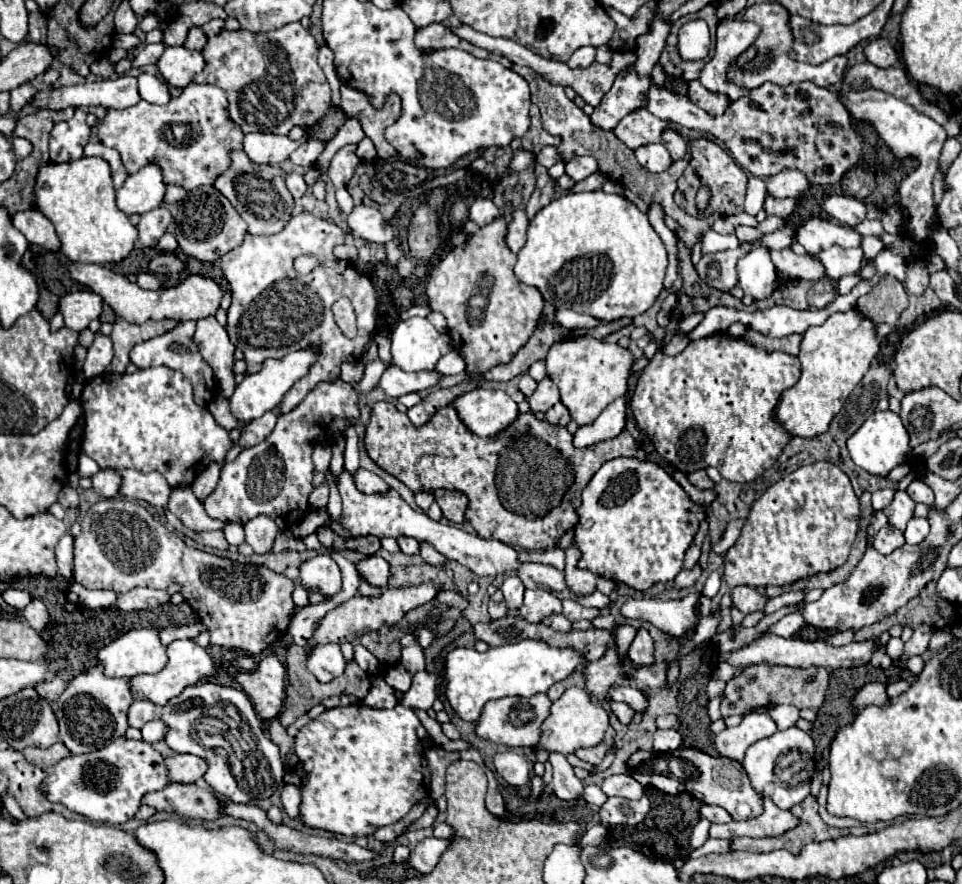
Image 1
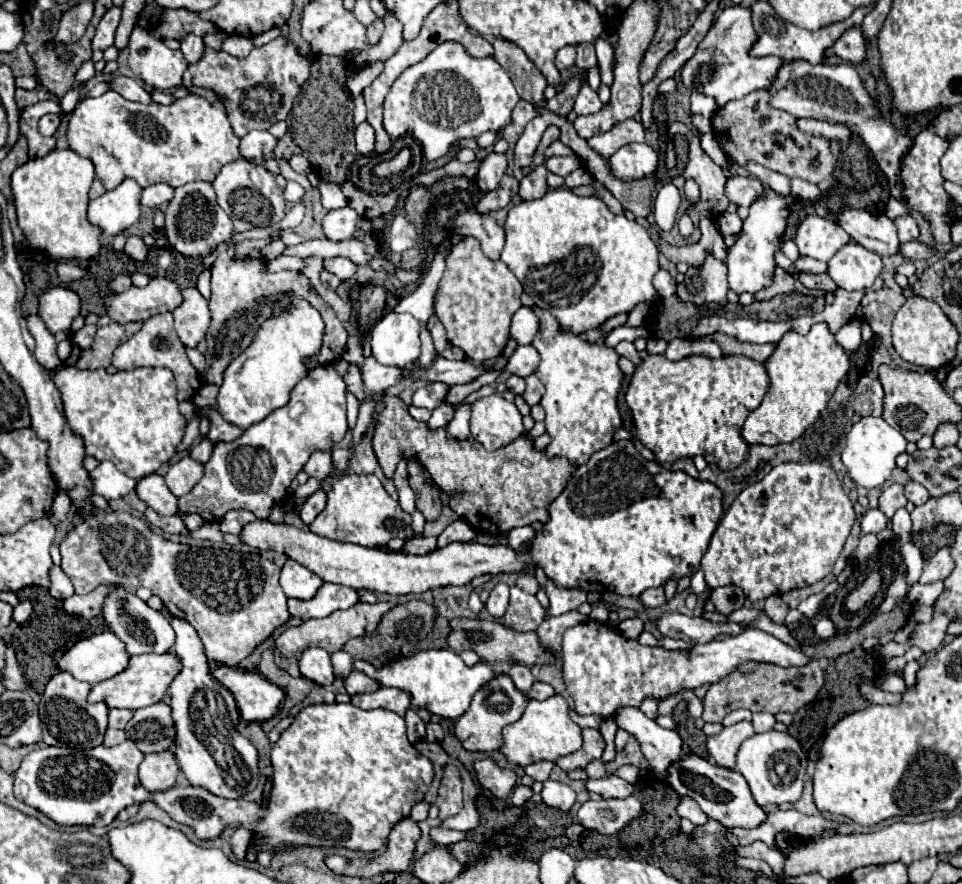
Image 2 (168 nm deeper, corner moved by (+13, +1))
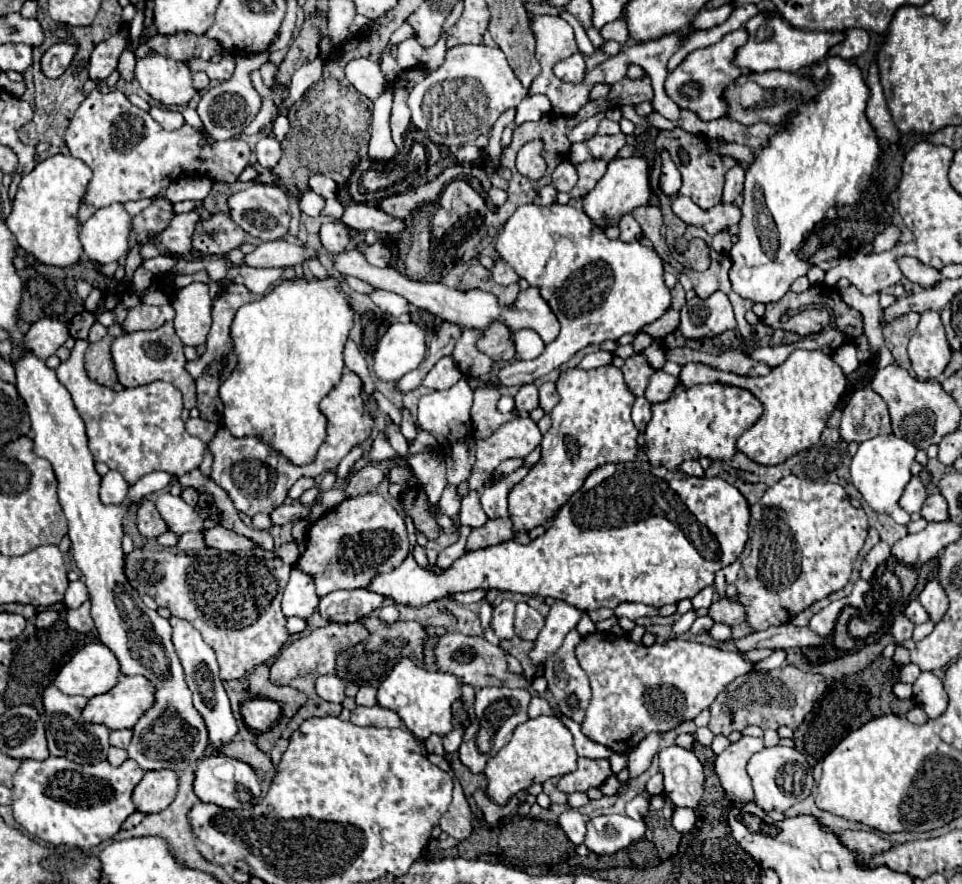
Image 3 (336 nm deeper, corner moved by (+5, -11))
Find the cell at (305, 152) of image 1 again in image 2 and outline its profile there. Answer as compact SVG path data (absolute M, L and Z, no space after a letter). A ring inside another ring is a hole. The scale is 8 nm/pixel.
M297 154L297 156L291 156L289 164L291 164L291 168L293 168L295 172L299 172L299 174L307 174L307 172L311 170L311 164L309 164L309 160L307 160L305 156L301 156L301 154Z

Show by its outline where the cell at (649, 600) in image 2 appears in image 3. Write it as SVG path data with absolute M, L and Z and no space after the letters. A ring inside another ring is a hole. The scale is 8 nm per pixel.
M619 604L615 608L615 616L627 616L629 620L637 620L641 616L657 616L659 610L655 606L645 606L645 604Z

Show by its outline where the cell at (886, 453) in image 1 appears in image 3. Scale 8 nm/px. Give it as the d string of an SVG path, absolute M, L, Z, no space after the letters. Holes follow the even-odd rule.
M895 434L875 436L859 444L857 454L851 460L851 482L861 492L865 502L875 510L891 516L897 524L909 524L910 515L899 508L899 498L911 480L911 464L915 462L917 448Z

